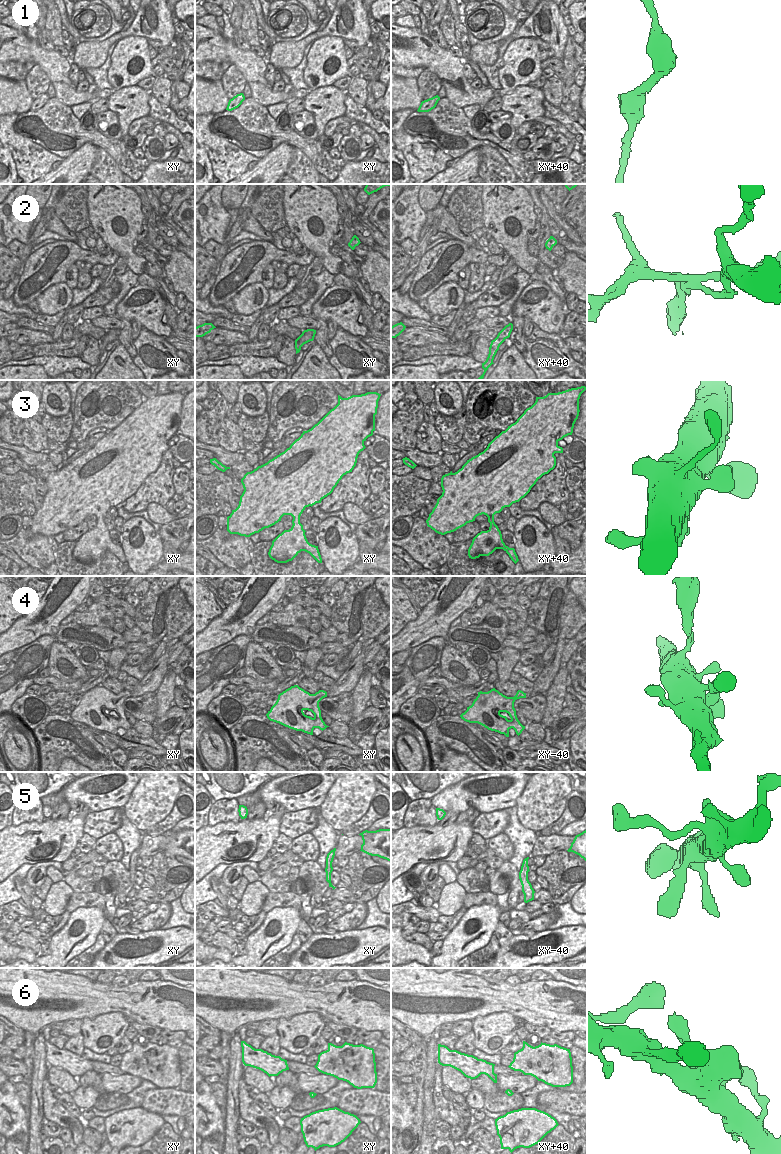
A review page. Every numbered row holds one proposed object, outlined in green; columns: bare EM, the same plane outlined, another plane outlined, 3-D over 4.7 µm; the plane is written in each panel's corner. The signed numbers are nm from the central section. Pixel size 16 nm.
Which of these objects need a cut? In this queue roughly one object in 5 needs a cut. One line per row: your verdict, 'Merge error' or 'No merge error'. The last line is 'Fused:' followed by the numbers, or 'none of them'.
1: No merge error
2: Merge error
3: No merge error
4: No merge error
5: No merge error
6: No merge error
Fused: 2.

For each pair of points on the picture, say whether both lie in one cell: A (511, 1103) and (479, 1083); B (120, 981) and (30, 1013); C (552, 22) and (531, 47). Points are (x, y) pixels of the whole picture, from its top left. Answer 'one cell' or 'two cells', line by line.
A: one cell
B: two cells
C: two cells

